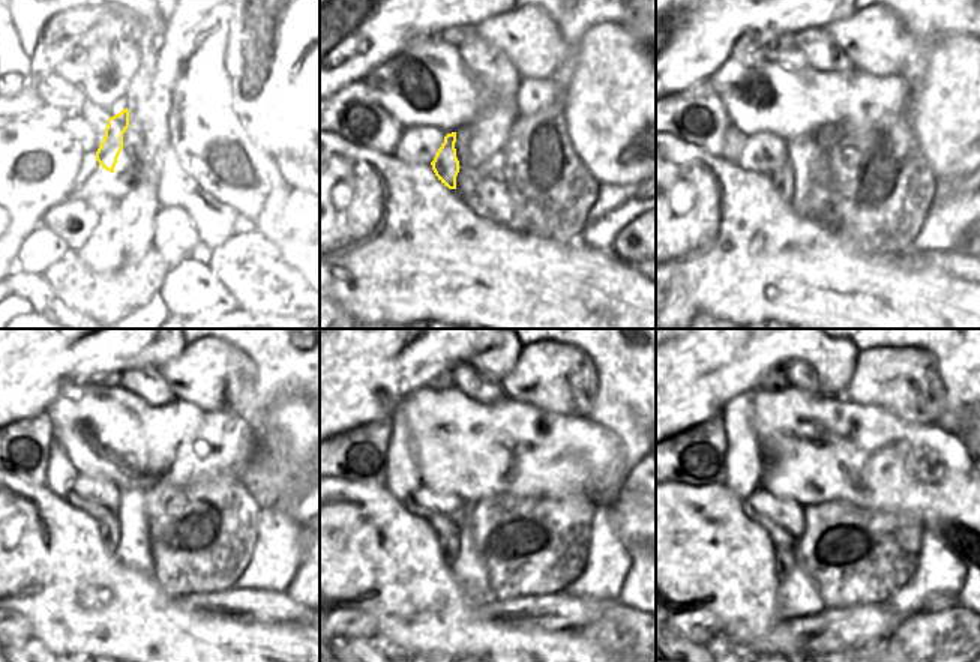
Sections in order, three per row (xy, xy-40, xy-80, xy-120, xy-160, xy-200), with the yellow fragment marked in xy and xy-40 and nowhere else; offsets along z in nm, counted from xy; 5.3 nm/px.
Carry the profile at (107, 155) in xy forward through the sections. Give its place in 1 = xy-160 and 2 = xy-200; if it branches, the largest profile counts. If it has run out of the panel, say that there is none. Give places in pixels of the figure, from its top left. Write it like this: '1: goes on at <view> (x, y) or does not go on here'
1: goes on at xy-160 (449, 544)
2: goes on at xy-200 (784, 560)

